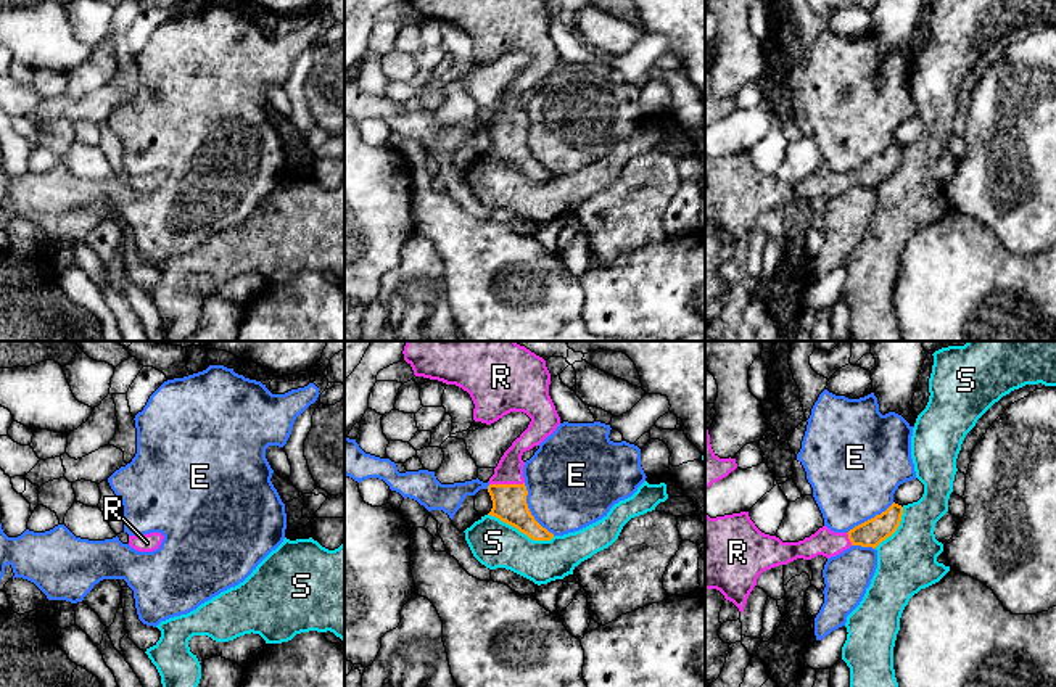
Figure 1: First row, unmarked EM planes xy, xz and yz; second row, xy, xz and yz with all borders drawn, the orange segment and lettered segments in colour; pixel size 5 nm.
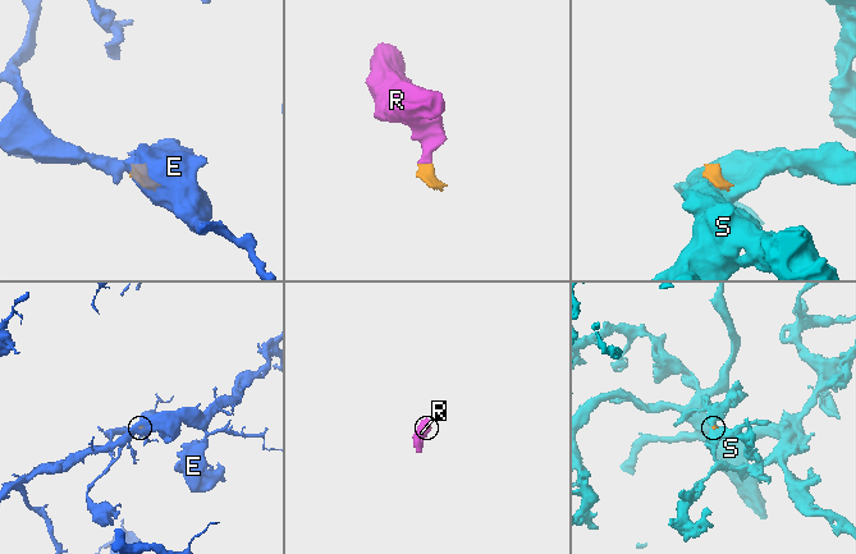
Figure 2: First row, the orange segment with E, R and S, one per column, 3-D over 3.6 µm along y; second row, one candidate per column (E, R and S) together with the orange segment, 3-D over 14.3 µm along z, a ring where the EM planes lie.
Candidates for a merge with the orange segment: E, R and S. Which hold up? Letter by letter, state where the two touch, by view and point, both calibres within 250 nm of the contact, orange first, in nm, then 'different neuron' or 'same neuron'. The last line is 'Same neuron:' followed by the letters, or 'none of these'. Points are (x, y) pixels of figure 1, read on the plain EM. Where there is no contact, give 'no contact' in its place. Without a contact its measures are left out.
E: xz (528, 150) | 180/440 nm | different neuron
R: xz (506, 124) | 180/140 nm | same neuron
S: xz (522, 171) | 180/240 nm | different neuron
Same neuron: R

